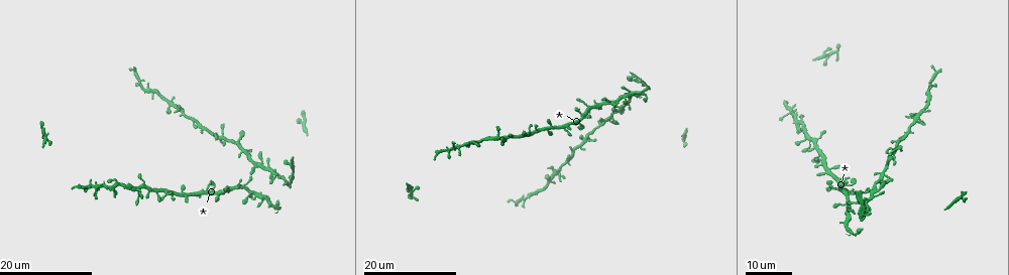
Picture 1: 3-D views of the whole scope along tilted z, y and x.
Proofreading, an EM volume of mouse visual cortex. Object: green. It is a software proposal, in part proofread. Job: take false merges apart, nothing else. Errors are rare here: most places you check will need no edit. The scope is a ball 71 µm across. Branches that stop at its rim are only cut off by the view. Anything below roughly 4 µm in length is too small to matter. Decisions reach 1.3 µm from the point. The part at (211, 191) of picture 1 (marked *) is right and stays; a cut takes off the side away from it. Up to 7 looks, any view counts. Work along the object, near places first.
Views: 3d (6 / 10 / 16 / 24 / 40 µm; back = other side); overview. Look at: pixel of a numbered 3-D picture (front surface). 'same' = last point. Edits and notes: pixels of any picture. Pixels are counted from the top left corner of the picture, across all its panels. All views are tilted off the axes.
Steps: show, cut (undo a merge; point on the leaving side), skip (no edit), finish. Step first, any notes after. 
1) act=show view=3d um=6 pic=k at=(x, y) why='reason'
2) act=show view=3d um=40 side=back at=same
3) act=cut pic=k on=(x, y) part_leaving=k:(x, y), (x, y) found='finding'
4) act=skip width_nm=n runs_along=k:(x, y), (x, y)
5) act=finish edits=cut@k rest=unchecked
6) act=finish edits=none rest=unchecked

act=show view=3d um=16 pic=1 at=(846, 193) why='three-way junction'

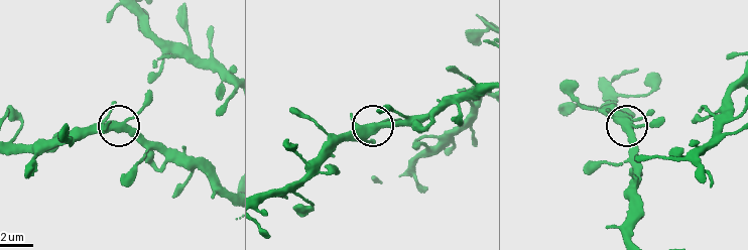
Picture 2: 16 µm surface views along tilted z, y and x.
act=show view=3d um=6 pic=2 at=(122, 124)

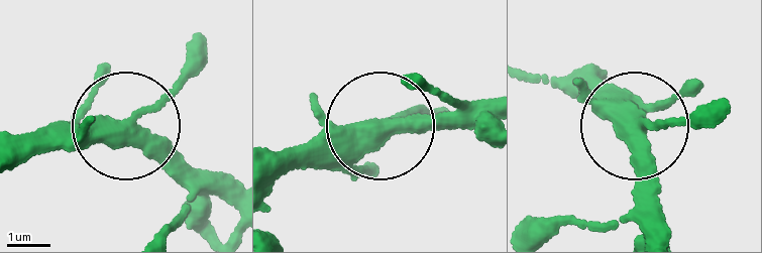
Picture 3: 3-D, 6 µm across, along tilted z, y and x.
act=skip runs_along=3:(20, 143), (135, 128), (209, 186) found='one cell here'

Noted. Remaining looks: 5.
act=show view=3d um=16 pic=1 at=(141, 87) why='calibre changes'

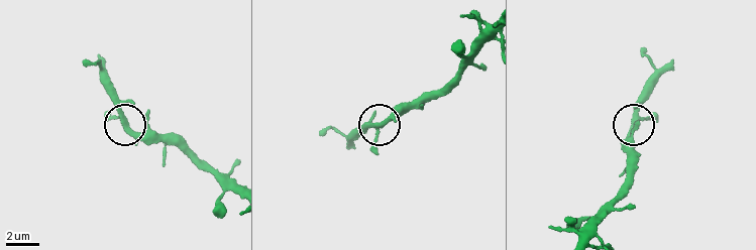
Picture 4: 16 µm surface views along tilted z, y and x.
act=show view=3d um=6 pic=4 at=(127, 129)

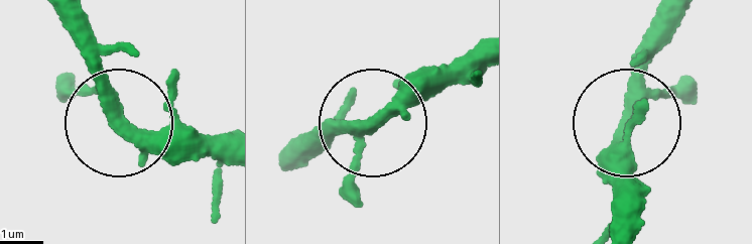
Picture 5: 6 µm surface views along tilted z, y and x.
act=skip runs_along=5:(219, 156), (168, 149), (124, 118), (90, 26) found='all the same cell'

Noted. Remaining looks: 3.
act=show view=3d um=24 pic=1 at=(875, 195) why='two arms in line, one across'

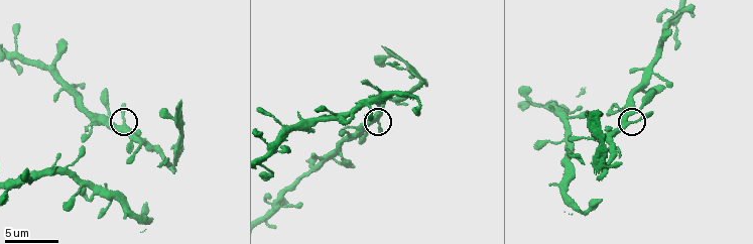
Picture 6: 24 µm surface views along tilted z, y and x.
act=show view=3d um=6 pic=6 at=(126, 125)

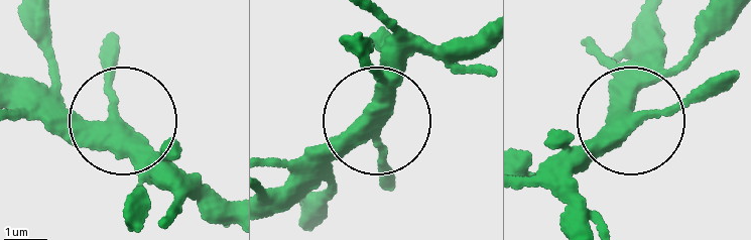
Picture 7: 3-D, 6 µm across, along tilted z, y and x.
act=show view=3d um=6 side=back pic=7 at=(374, 127)

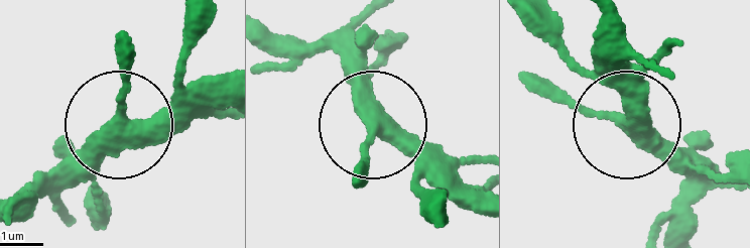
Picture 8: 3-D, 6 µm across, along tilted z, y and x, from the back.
act=skip width_nm=300 runs_along=8:(228, 114), (169, 106), (112, 127), (63, 174) found='all the same cell'

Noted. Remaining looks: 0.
act=finish edits=none rest=unchecked

